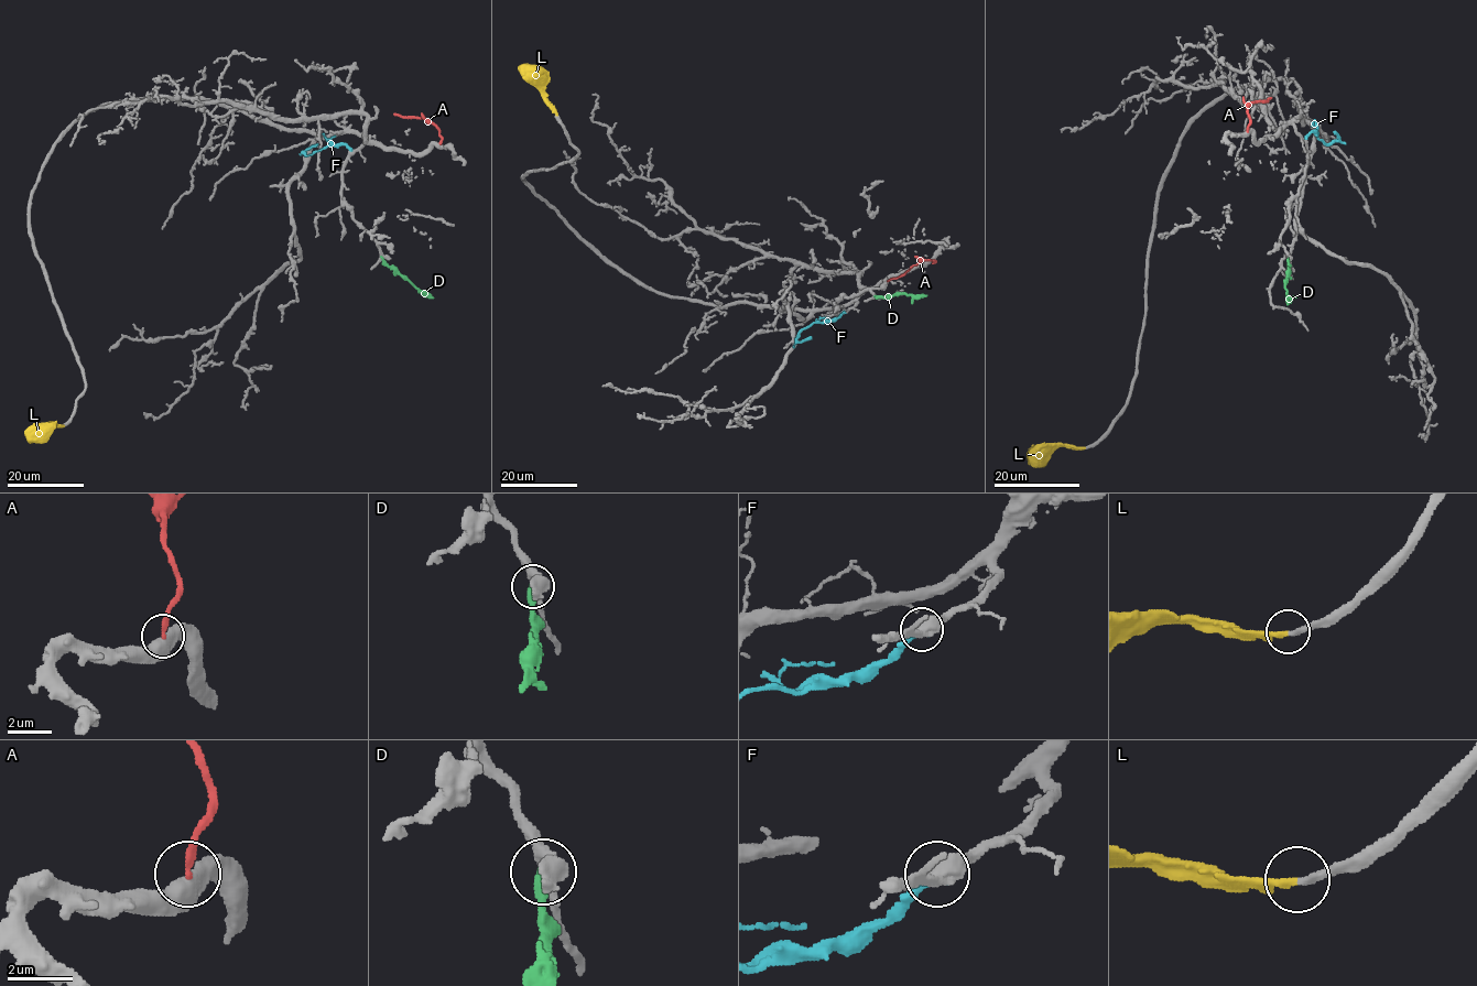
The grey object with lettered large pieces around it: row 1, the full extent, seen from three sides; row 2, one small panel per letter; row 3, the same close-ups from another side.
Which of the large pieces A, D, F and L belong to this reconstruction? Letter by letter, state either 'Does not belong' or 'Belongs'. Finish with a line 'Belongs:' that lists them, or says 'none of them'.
A: Does not belong
D: Does not belong
F: Does not belong
L: Belongs
Belongs: L

